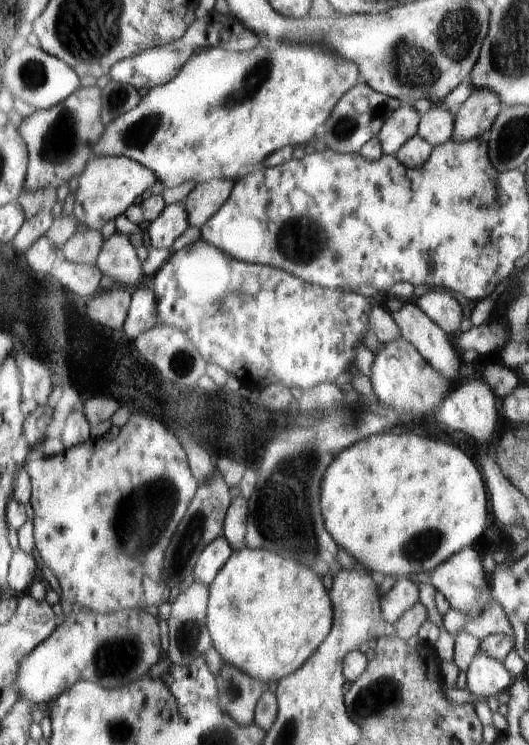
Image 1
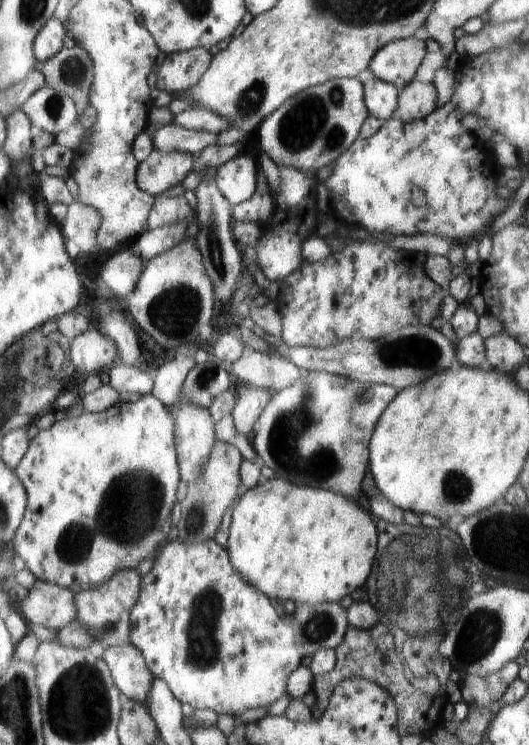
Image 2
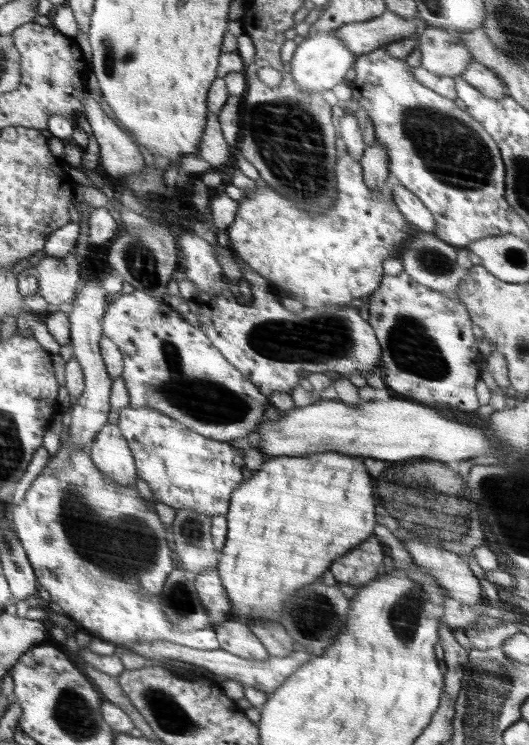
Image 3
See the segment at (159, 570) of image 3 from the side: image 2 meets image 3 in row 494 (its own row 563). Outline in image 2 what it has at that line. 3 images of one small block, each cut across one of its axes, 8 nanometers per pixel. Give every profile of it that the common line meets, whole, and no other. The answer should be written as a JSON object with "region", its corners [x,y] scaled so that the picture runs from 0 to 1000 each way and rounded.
{"region":[[[287,529],[267,532],[257,540],[236,537],[195,554],[161,552],[147,560],[117,562],[104,569],[102,574],[78,577],[68,588],[59,591],[53,609],[28,631],[45,652],[53,655],[55,681],[23,736],[72,779],[112,784],[136,791],[146,799],[157,792],[200,785],[229,766],[257,764],[268,752],[287,750],[295,736],[302,736],[314,728],[321,711],[321,687],[333,674],[333,655],[340,650],[342,634],[336,634],[340,617],[333,617],[335,588],[329,588],[329,558],[304,536]]]}

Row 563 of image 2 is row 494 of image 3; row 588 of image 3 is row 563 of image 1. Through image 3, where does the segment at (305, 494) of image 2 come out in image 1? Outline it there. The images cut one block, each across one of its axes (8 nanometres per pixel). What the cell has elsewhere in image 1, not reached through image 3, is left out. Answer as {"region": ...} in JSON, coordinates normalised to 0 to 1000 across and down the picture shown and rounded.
{"region":[[[461,734],[440,740],[395,787],[393,844],[420,886],[518,922],[533,909],[560,903],[629,843],[628,811],[609,779],[586,762],[503,737]]]}

